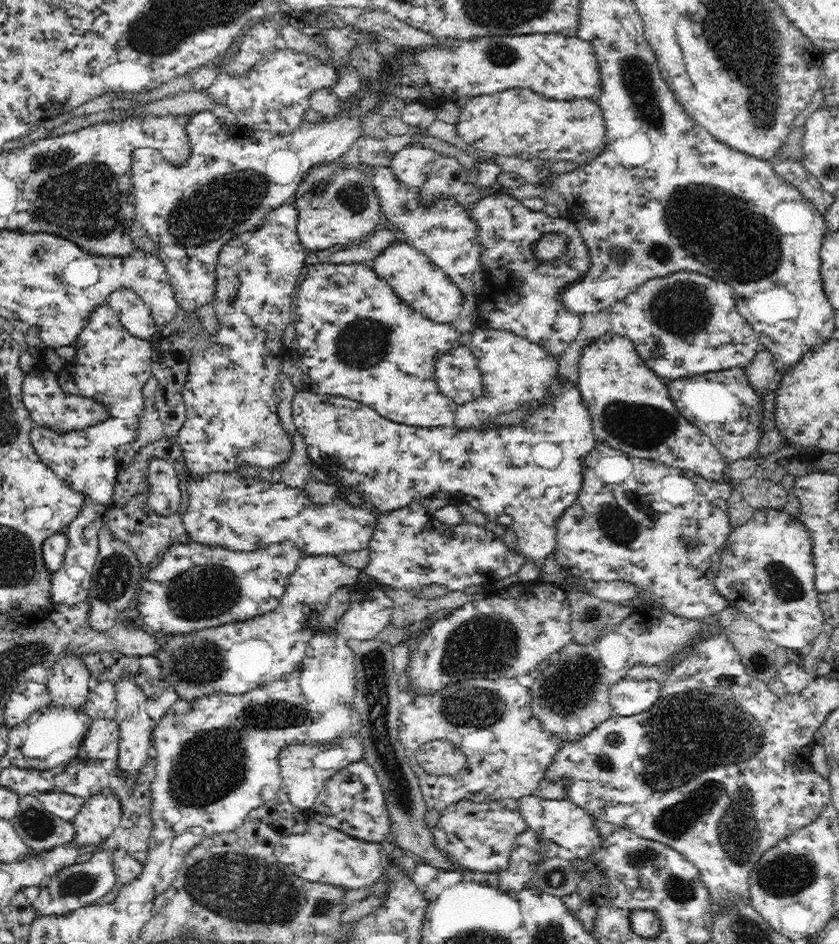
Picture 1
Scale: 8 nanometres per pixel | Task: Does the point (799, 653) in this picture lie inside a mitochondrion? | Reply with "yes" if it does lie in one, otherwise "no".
no

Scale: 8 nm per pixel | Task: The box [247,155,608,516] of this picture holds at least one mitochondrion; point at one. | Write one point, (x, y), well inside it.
(361, 346)

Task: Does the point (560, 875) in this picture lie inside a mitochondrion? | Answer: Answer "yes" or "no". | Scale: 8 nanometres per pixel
yes

